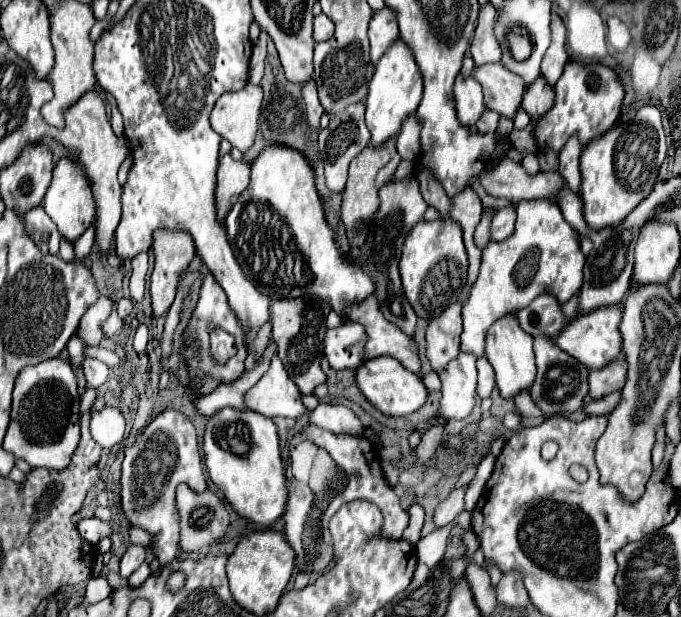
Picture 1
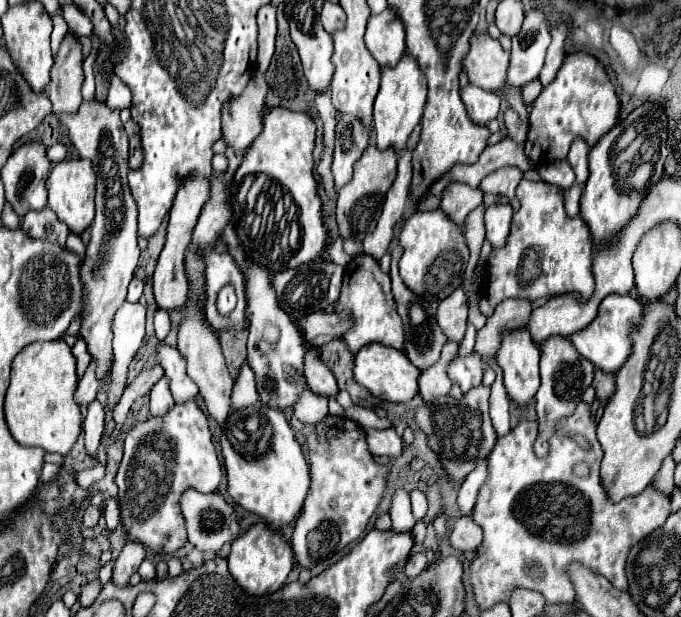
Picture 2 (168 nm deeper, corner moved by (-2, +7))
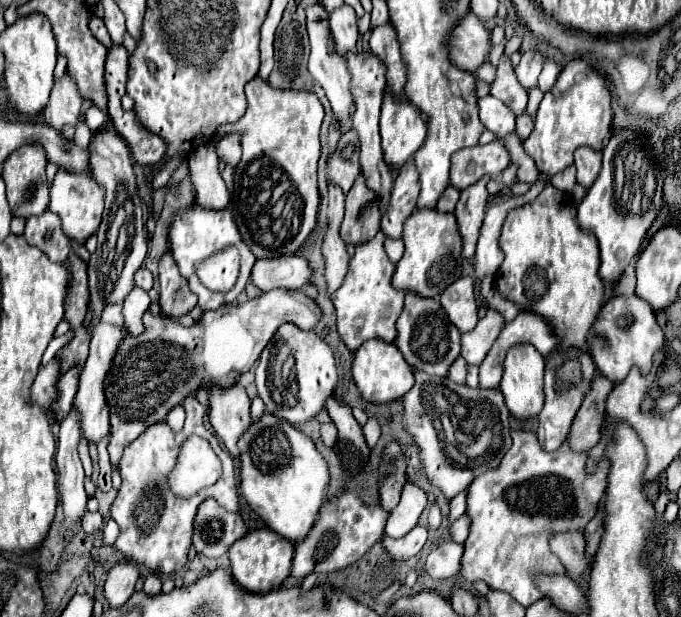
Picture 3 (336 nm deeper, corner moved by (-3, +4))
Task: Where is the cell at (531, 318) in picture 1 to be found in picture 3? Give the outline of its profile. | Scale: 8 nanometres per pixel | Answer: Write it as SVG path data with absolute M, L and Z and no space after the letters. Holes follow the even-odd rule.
M487 309L487 315L479 319L477 327L461 335L461 357L467 361L467 365L481 365L501 329L503 315L495 309Z

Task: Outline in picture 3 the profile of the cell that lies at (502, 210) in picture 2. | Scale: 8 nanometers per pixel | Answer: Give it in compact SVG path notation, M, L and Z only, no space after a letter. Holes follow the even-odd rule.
M537 181L532 184L530 194L521 196L509 196L493 203L487 213L485 213L485 221L481 225L481 235L479 235L479 243L477 243L477 251L473 257L473 269L475 269L475 277L481 281L487 275L495 275L497 269L501 267L503 261L503 251L499 247L499 235L501 235L501 227L503 221L507 217L507 213L519 205L529 203L536 198L546 187L543 181Z

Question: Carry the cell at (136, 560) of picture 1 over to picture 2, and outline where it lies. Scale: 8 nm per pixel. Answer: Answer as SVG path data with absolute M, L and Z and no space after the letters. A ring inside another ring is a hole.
M128 540L128 544L122 548L120 556L114 562L112 578L116 580L116 584L126 586L128 578L138 570L138 566L144 558L146 558L146 548L136 540Z

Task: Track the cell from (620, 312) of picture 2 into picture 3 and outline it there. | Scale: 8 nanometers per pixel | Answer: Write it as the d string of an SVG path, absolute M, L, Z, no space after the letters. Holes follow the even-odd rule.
M617 295L611 297L601 313L597 323L593 325L591 337L589 337L589 351L591 357L597 365L597 369L613 383L621 383L627 373L631 371L631 367L639 367L641 373L649 373L653 367L653 357L657 351L663 351L665 347L665 337L661 327L657 325L655 319L655 311L641 301L637 295ZM633 315L633 323L627 325L625 317Z

